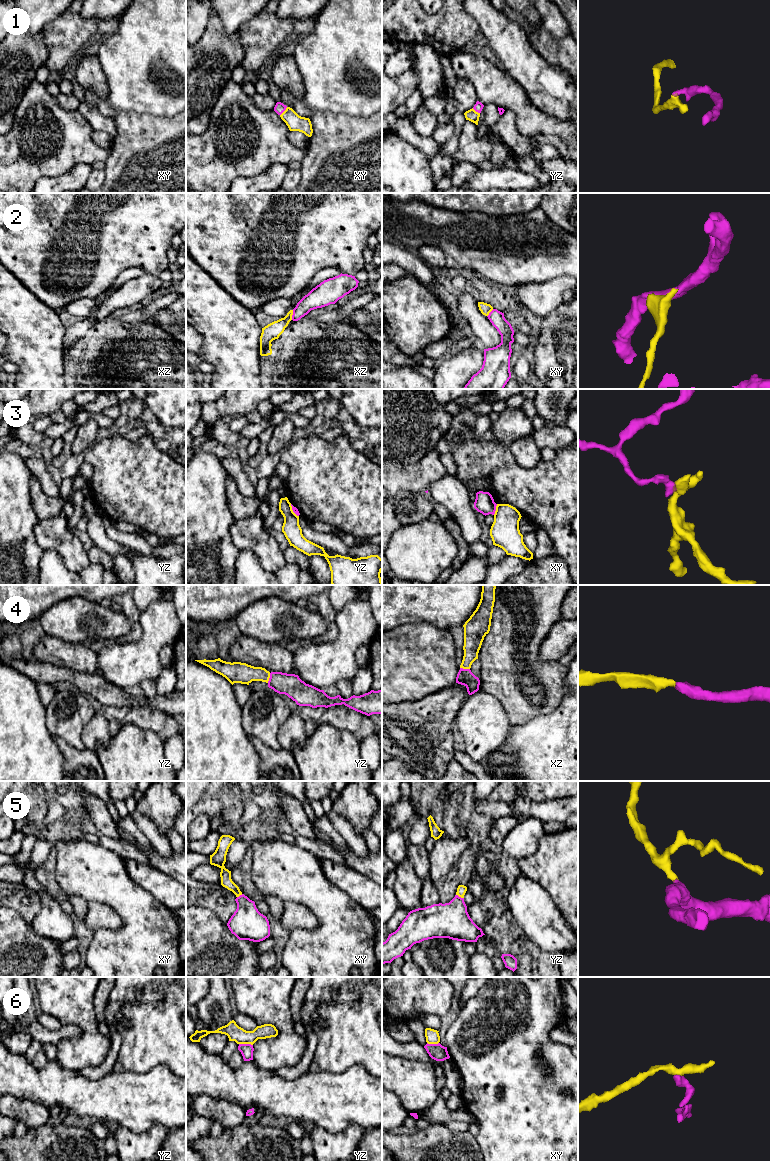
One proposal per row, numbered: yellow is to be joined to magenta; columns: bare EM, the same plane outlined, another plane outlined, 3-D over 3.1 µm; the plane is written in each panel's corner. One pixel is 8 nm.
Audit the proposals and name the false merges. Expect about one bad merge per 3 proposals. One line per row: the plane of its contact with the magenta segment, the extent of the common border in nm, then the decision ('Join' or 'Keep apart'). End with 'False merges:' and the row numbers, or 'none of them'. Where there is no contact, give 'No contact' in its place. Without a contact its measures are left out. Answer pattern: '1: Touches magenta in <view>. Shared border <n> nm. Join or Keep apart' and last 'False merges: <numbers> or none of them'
1: Touches magenta in xy. Shared border 90 nm. Join
2: Touches magenta in xz. Shared border 80 nm. Keep apart
3: Touches magenta in xy. Shared border 90 nm. Keep apart
4: Touches magenta in yz. Shared border 80 nm. Join
5: Touches magenta in yz. Shared border 70 nm. Join
6: Touches magenta in yz. Shared border 110 nm. Keep apart
False merges: 2, 3, 6

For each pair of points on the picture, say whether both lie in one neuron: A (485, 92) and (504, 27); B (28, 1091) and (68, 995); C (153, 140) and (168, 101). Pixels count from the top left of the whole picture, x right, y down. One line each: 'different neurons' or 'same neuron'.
A: different neurons
B: different neurons
C: different neurons

